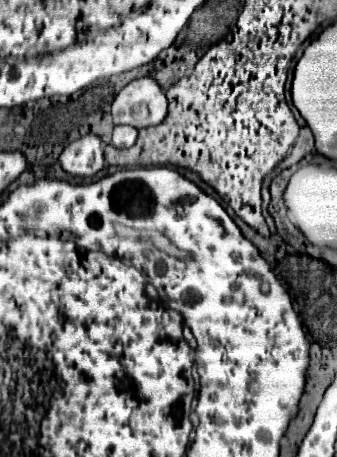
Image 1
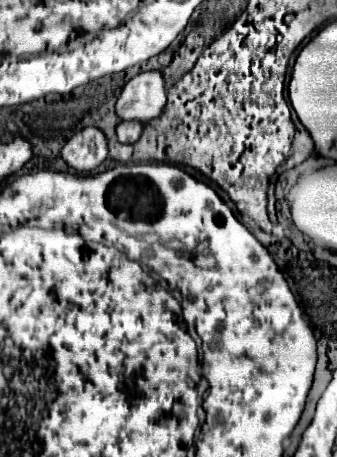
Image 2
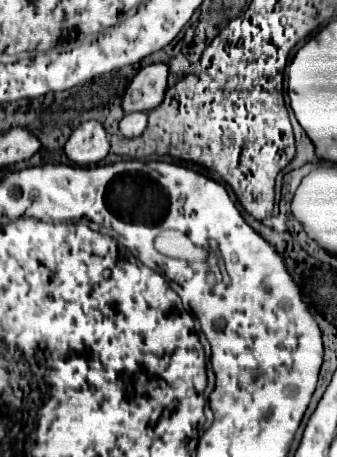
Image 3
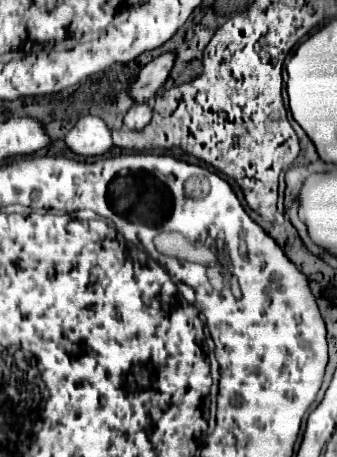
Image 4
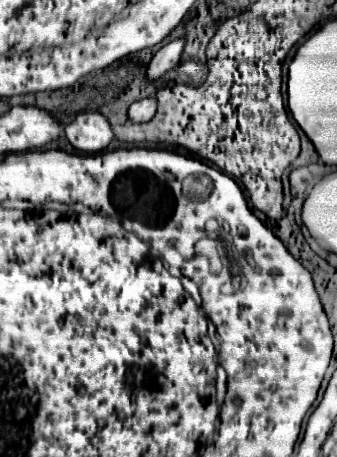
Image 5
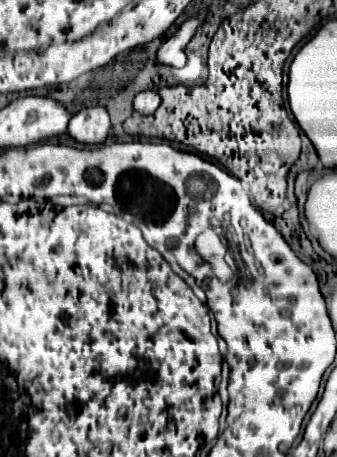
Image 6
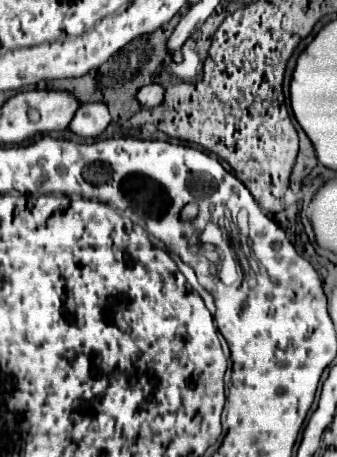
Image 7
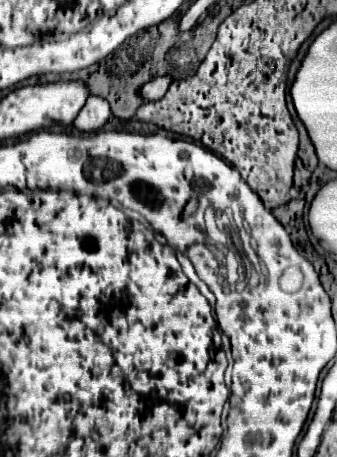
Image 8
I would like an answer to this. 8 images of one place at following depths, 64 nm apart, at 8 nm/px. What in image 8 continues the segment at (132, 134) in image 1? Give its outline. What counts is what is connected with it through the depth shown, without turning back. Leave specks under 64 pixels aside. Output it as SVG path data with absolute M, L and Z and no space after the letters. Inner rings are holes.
M170 74L152 78L150 82L146 82L146 84L142 86L142 90L140 90L140 92L142 92L142 98L144 98L144 100L160 100L160 98L166 94L170 82L172 82L172 76L170 76Z

